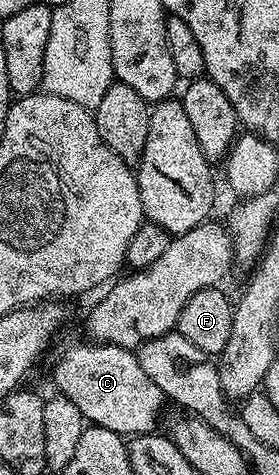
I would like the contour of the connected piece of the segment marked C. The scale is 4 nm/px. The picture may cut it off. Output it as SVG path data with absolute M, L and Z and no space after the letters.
M84 341L69 347L53 367L53 383L60 394L67 396L71 405L92 426L111 429L122 437L148 435L156 432L161 406L166 406L165 394L143 373L136 354L130 348L110 343Z

